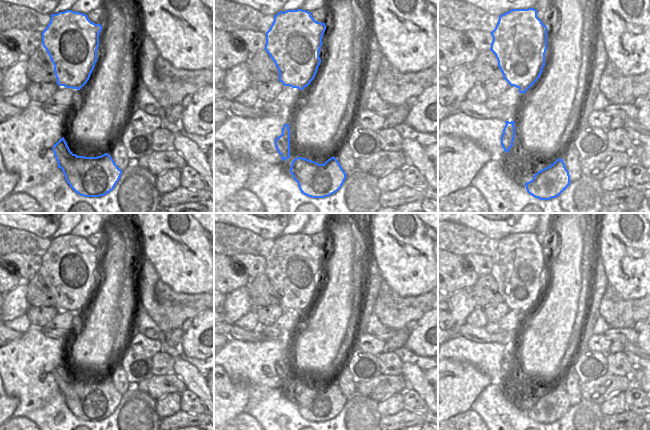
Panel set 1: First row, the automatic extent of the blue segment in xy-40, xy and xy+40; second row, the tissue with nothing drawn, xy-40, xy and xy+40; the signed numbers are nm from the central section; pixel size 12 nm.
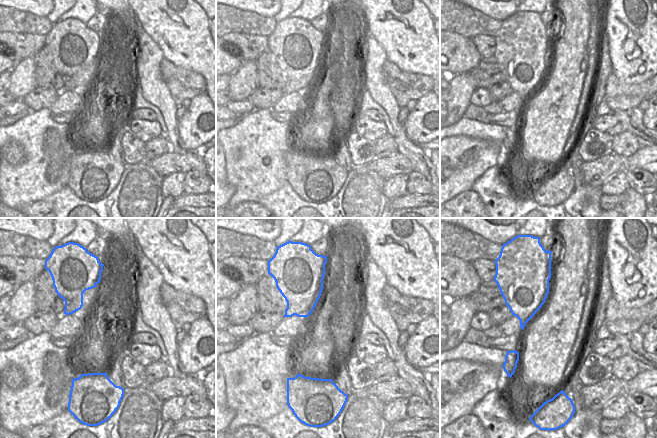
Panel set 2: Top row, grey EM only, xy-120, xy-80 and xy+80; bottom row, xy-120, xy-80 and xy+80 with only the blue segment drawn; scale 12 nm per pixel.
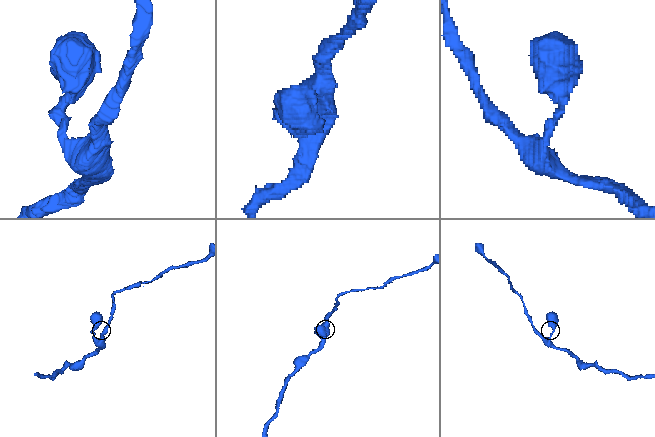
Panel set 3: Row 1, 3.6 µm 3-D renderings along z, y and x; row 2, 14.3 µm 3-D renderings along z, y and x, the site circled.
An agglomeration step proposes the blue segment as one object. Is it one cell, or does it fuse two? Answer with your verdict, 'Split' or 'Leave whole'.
Leave whole.

